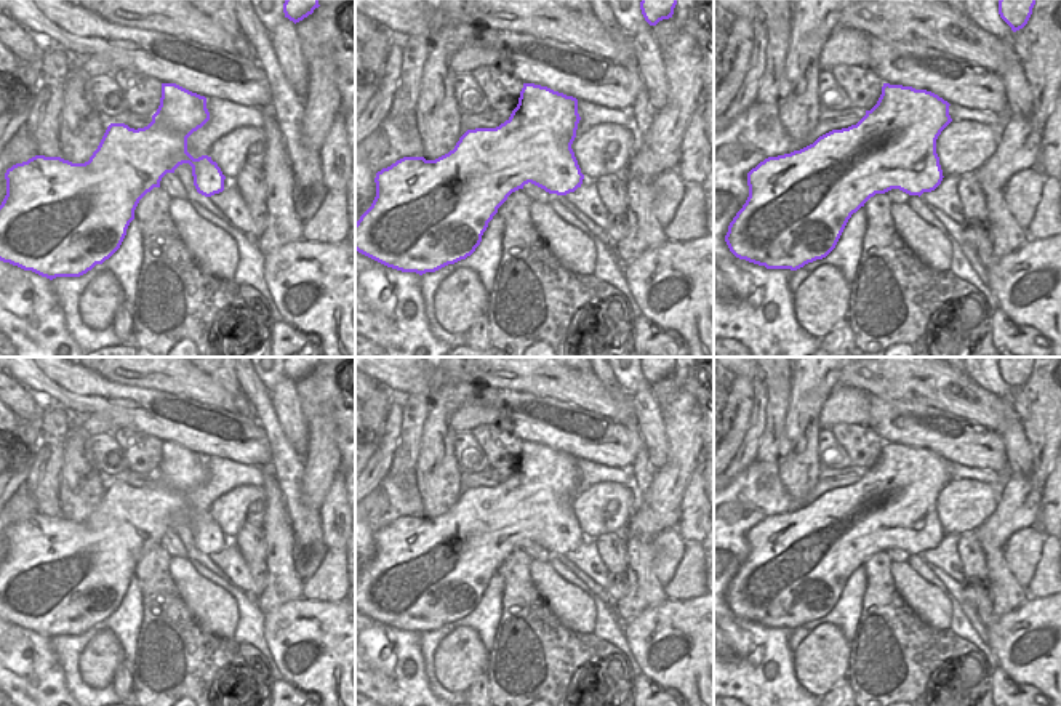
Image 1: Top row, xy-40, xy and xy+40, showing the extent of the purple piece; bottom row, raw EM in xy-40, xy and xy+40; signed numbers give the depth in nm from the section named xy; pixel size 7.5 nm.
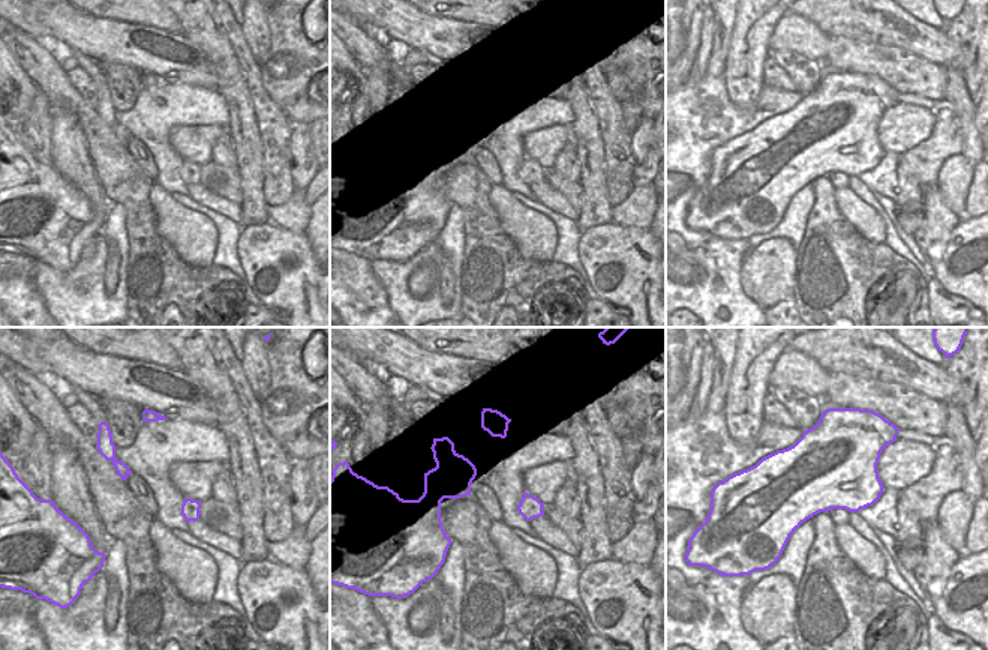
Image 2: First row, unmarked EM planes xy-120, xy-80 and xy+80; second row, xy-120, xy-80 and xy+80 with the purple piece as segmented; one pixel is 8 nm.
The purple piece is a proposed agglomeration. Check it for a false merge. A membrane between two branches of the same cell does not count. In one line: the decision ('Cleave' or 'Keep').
Keep

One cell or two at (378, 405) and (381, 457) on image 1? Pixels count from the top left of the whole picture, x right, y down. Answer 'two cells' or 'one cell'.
two cells

